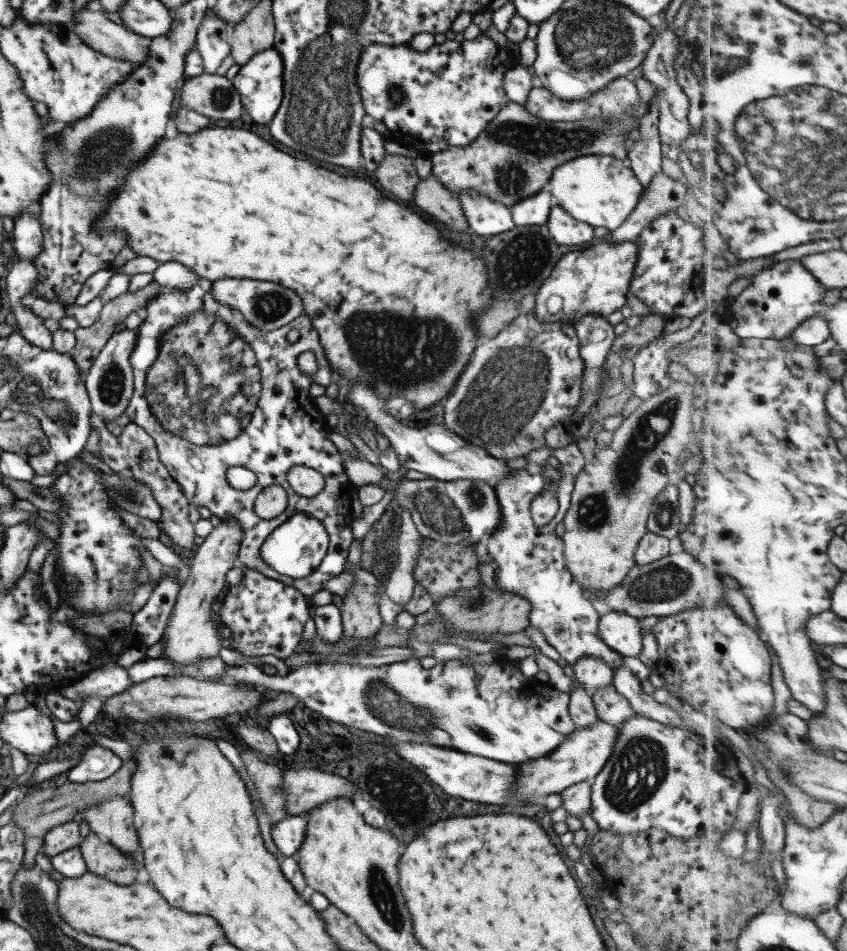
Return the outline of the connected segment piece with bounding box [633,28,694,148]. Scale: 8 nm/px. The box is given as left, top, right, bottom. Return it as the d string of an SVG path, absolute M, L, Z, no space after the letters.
M667 28L665 31L657 34L654 37L654 41L651 43L651 47L640 66L635 68L633 74L645 78L651 88L653 88L652 100L655 100L657 104L657 131L660 144L663 148L669 145L681 146L685 141L685 138L691 137L694 130L694 119L691 119L691 112L693 108L693 101L691 96L681 91L681 87L676 83L675 73L673 70L673 57L675 57L675 51L679 46L679 40L677 36L671 32L671 29Z

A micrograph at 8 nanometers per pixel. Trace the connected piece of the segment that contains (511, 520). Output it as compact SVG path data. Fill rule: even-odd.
M547 445L528 452L524 456L525 466L514 470L511 475L503 477L495 485L495 497L499 503L501 524L489 536L487 554L497 568L497 579L494 581L499 590L513 592L529 604L529 625L543 634L547 644L553 647L560 656L563 665L573 666L577 657L601 657L609 667L614 669L623 665L622 658L617 656L597 634L599 614L591 602L581 594L582 588L573 581L573 575L565 567L562 540L555 534L555 524L561 522L570 502L570 494L577 473L584 467L582 452L573 448L551 448ZM547 458L555 458L561 464L561 478L557 482L557 510L553 518L544 525L537 526L531 520L529 505L533 497L543 489L545 478L540 469Z

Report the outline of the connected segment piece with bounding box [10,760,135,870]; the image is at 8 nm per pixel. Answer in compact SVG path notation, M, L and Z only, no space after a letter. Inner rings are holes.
M125 762L121 768L118 768L111 776L98 781L87 781L84 783L76 783L73 781L65 781L59 787L48 787L40 789L34 787L31 793L22 794L17 798L17 802L11 805L13 810L12 821L24 833L24 856L22 860L22 868L31 869L34 865L35 855L40 851L44 835L54 828L65 822L72 821L75 814L79 811L85 811L90 806L99 805L111 796L125 796L130 794L129 782L131 782L131 774L135 770L135 763Z

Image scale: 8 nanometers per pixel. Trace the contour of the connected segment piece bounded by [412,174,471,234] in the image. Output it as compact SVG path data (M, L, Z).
M431 174L422 179L418 178L412 200L423 212L445 224L451 232L471 232L457 194L441 186Z

